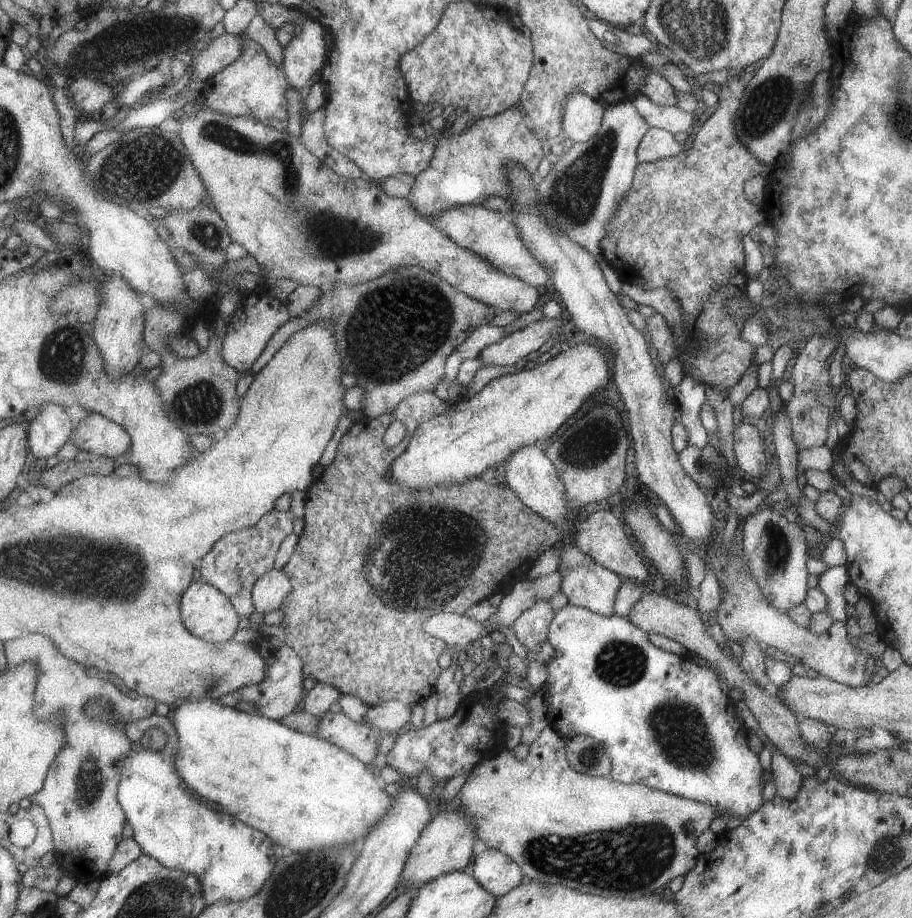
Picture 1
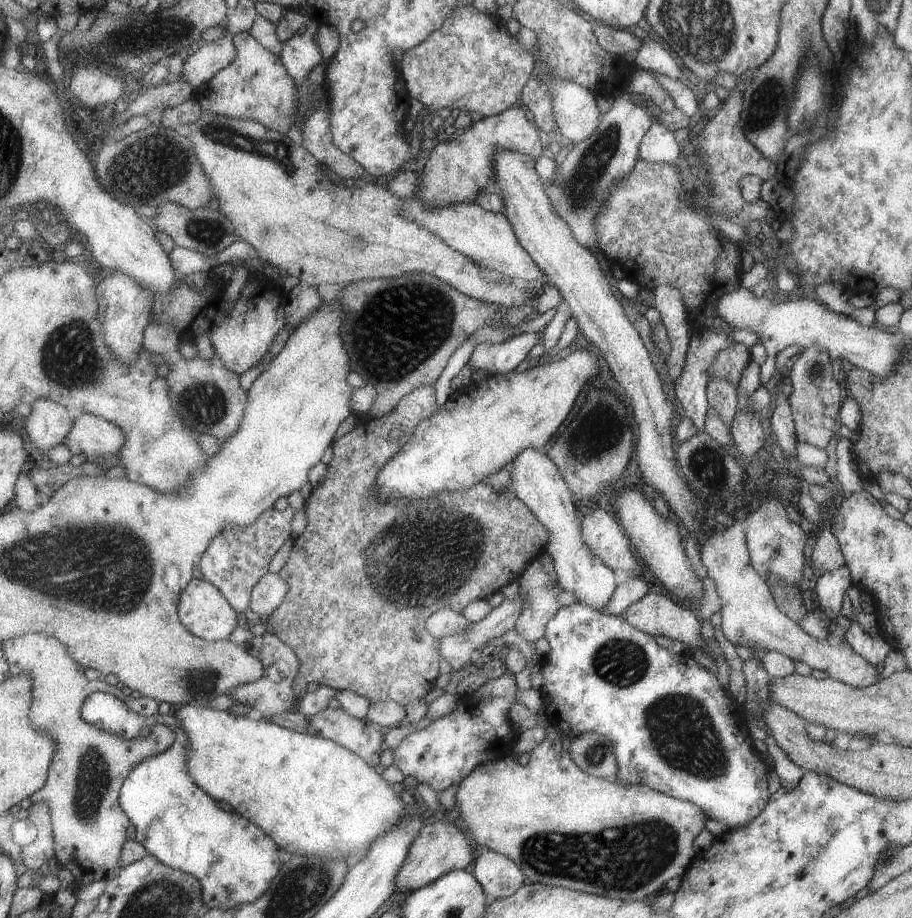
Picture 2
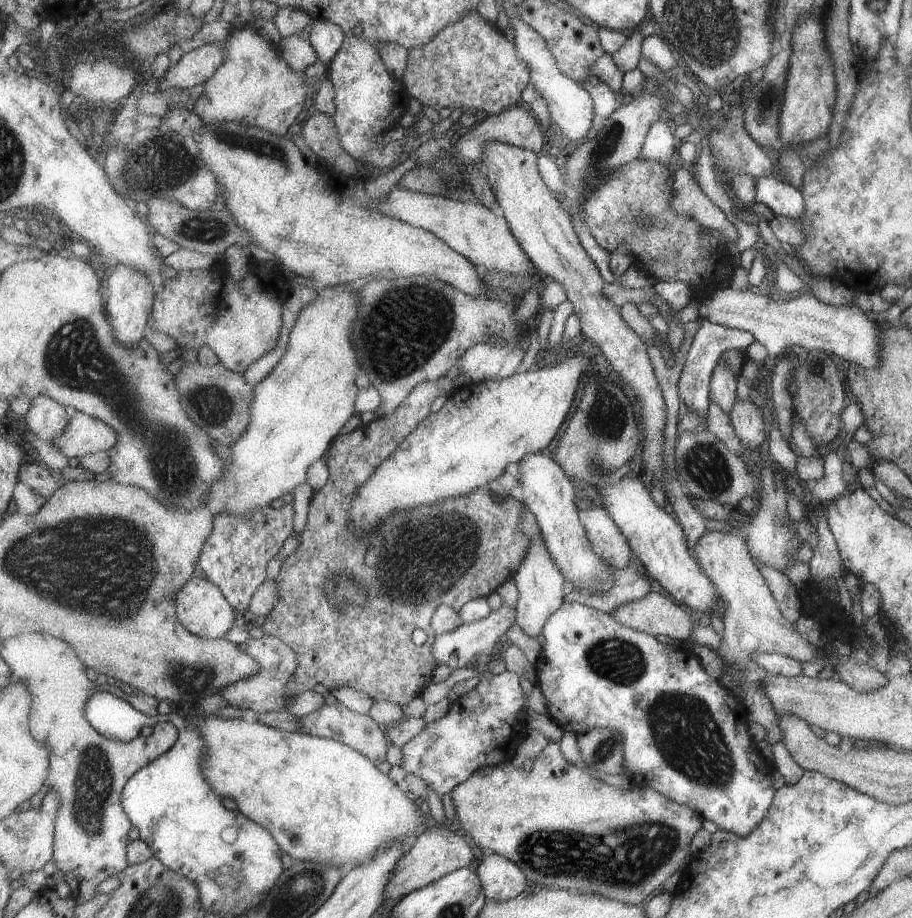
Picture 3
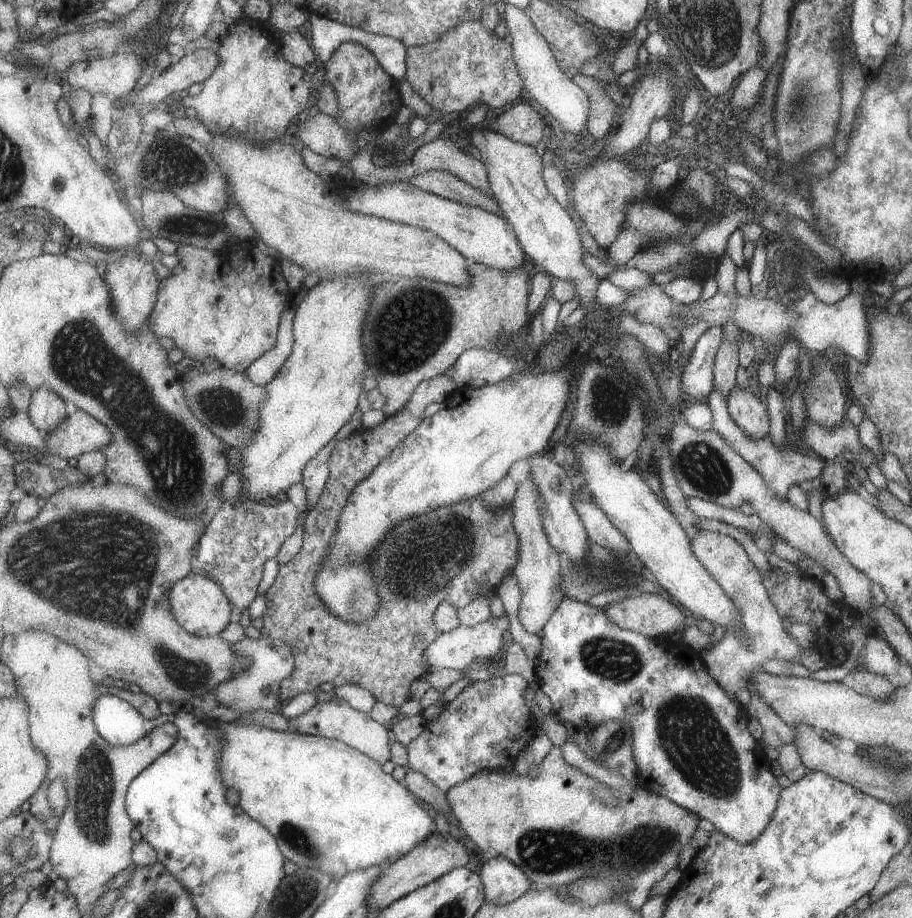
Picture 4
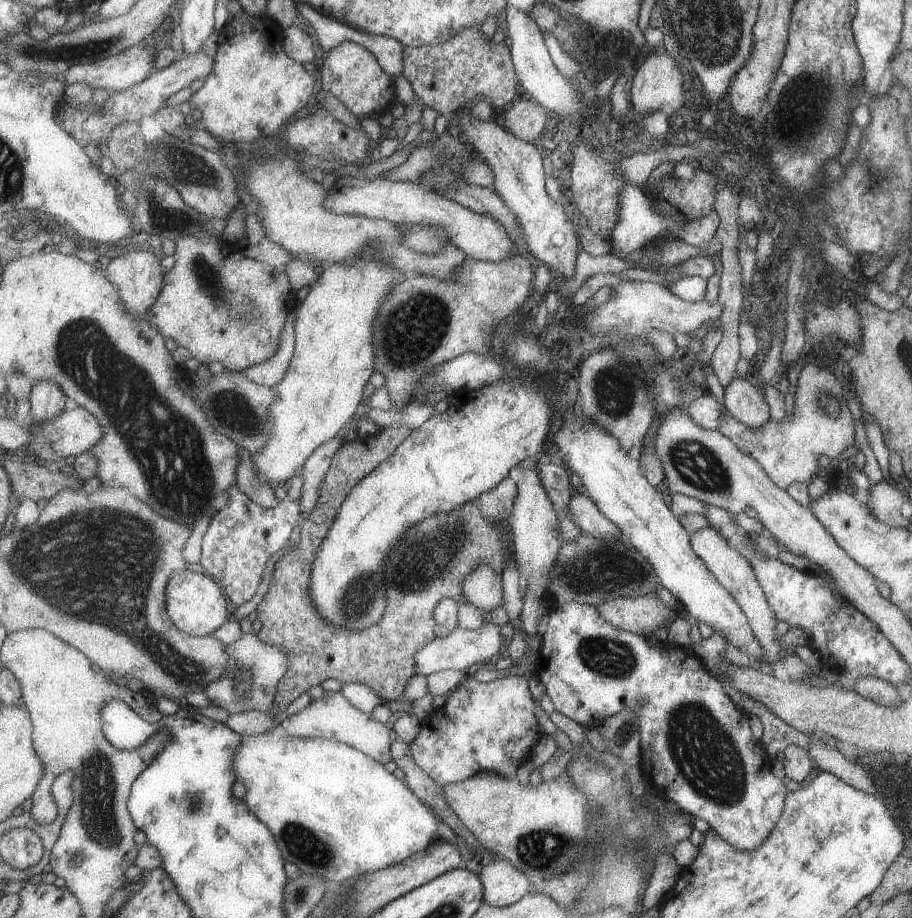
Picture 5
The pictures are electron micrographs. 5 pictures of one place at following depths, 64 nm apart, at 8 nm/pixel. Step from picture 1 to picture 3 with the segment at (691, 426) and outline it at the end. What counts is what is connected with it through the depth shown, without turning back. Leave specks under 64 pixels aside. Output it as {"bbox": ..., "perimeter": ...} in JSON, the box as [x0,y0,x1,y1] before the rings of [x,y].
{"bbox":[677,320,755,418],"perimeter":[[[701,320],[701,326],[699,330],[695,332],[693,336],[693,342],[691,342],[691,348],[687,350],[685,354],[685,366],[683,366],[683,372],[679,376],[679,384],[677,384],[677,390],[679,390],[679,406],[683,412],[695,412],[701,418],[707,416],[707,410],[709,410],[709,382],[711,382],[711,374],[715,370],[715,366],[719,364],[721,356],[729,350],[729,348],[739,348],[739,350],[745,350],[749,344],[753,344],[755,338],[753,334],[749,332],[741,332],[741,330],[731,330],[731,328],[725,328],[725,326],[719,326],[719,324],[713,324],[709,320]]]}

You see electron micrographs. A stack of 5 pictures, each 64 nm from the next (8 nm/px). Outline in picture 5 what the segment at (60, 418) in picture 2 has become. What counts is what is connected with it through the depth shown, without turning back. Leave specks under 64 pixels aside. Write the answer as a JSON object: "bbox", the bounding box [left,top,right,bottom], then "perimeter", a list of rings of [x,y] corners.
{"bbox":[31,382,67,424],"perimeter":[[[35,382],[31,390],[31,404],[33,404],[33,416],[35,424],[45,424],[51,420],[57,420],[67,406],[67,394],[57,382]]]}

